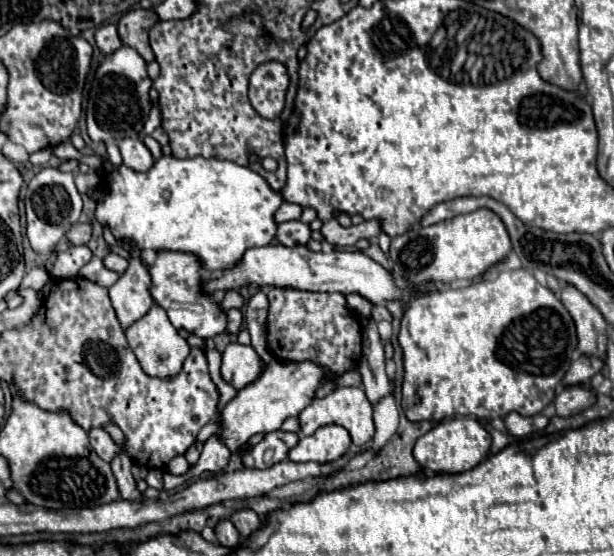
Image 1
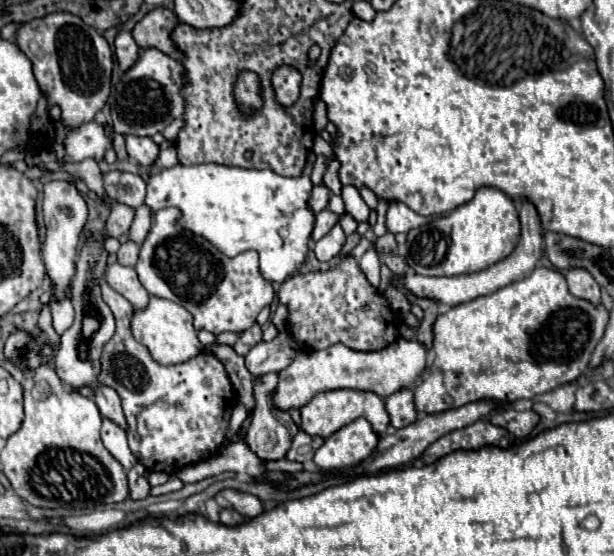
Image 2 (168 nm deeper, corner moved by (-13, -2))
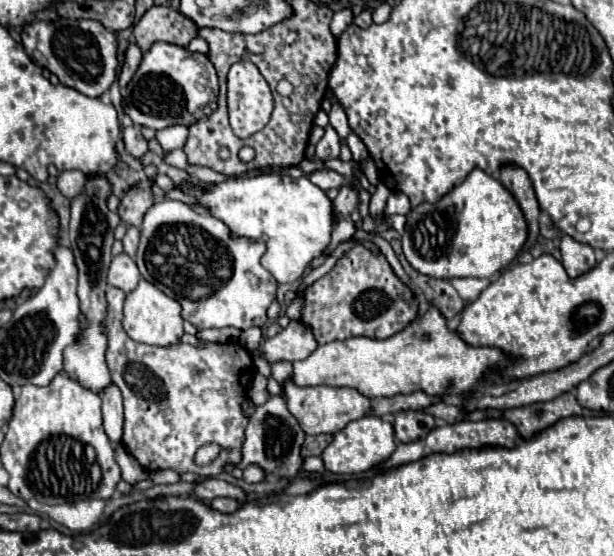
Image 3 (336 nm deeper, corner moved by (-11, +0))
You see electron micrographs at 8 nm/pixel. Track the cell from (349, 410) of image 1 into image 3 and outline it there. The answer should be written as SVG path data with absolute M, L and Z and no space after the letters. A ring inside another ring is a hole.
M292 377L284 381L284 397L288 403L288 411L298 419L300 427L306 435L320 433L338 433L350 421L356 421L370 413L370 399L352 387L298 387Z

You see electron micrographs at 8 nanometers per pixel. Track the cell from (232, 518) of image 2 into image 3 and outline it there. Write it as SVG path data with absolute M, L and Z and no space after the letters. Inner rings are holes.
M216 497L210 505L212 505L216 511L222 511L222 513L234 513L234 511L240 507L240 501L230 499L230 497Z

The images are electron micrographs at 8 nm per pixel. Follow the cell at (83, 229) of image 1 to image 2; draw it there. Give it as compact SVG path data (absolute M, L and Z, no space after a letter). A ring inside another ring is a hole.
M114 203L112 205L112 213L106 219L100 235L112 235L112 237L120 237L130 229L130 223L134 219L134 209L122 203Z

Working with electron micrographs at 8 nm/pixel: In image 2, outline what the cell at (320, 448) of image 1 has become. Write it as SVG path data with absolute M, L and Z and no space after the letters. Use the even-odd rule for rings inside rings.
M356 419L350 425L332 433L328 439L324 439L322 447L314 453L314 463L322 471L334 471L356 465L364 461L368 453L372 453L378 439L380 437L372 431L366 419Z

